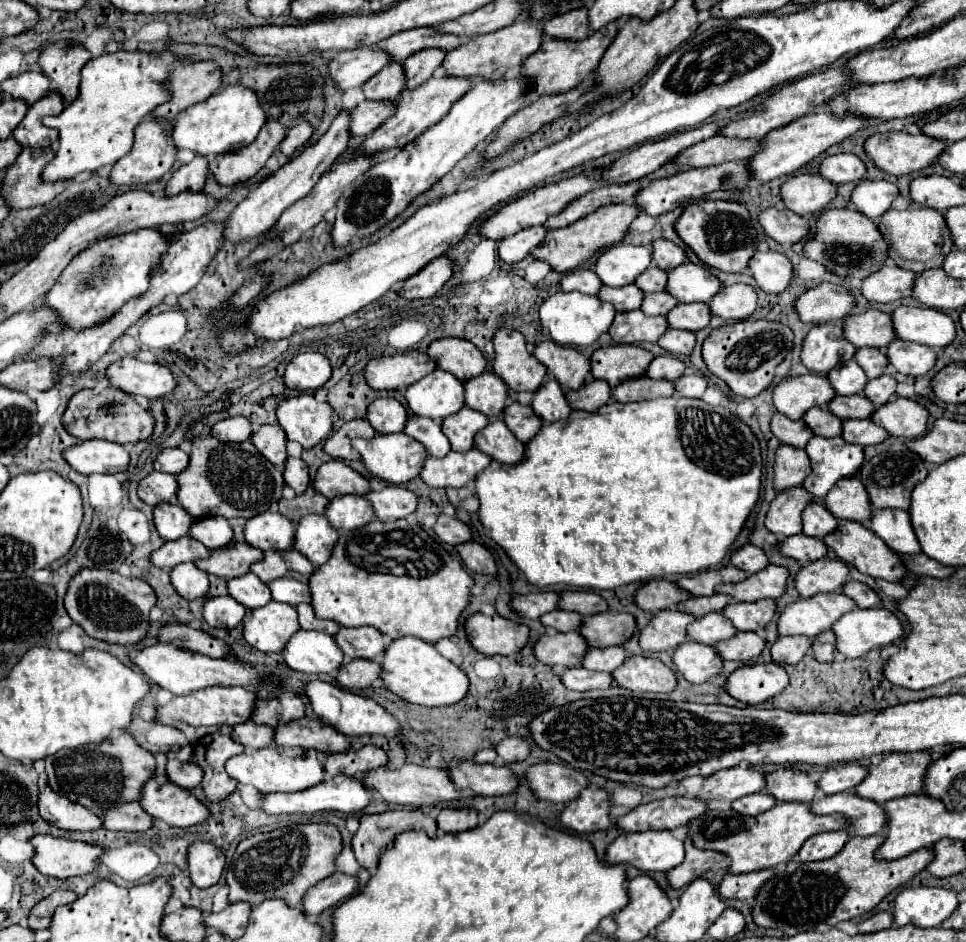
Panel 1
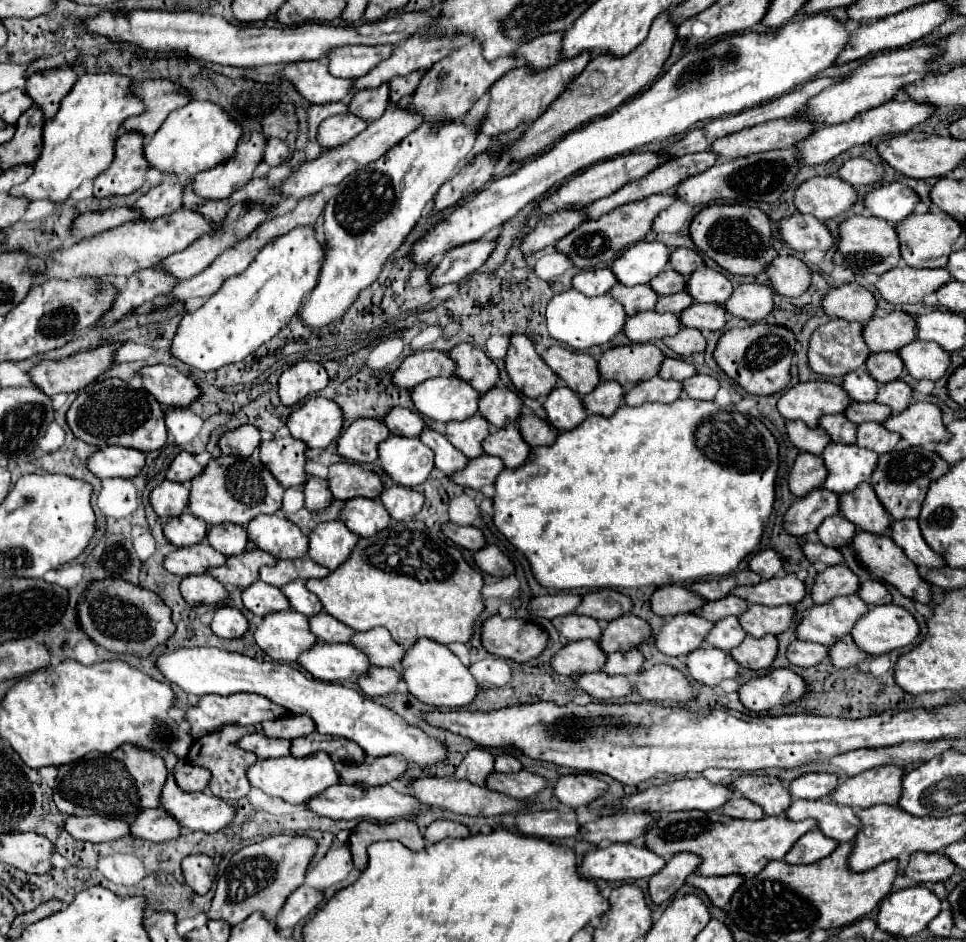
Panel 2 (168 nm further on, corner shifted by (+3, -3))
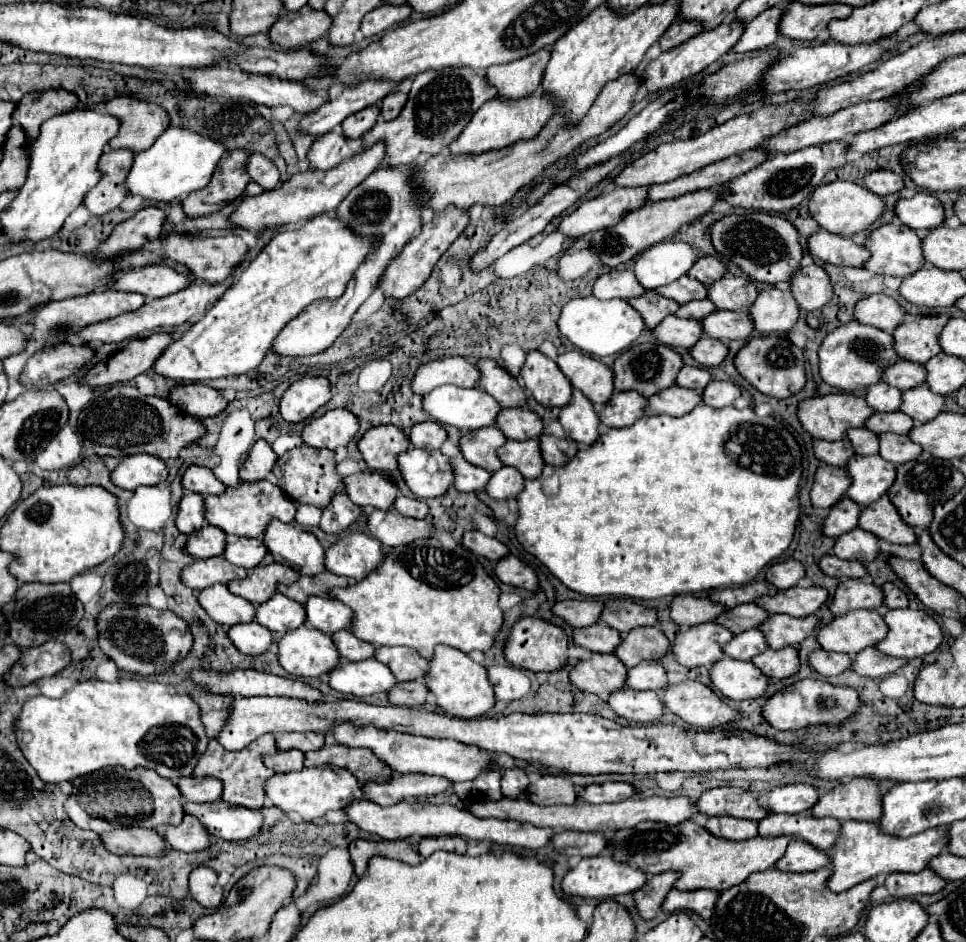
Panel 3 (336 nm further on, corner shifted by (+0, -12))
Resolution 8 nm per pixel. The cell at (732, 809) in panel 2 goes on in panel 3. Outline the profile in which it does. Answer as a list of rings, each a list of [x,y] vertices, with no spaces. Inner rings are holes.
[[[710,816],[706,822],[706,830],[728,840],[744,840],[758,836],[758,822],[740,820],[732,816]]]

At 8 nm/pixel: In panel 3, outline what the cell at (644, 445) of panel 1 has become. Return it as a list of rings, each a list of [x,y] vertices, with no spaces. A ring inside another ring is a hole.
[[[698,404],[692,412],[680,418],[672,416],[642,416],[628,428],[612,428],[606,434],[600,434],[598,440],[588,448],[578,448],[576,456],[564,466],[546,464],[542,474],[534,480],[524,480],[522,492],[516,496],[518,502],[518,520],[514,524],[516,538],[522,548],[536,556],[554,578],[558,578],[566,588],[582,596],[630,596],[638,600],[654,600],[662,596],[676,594],[694,594],[710,588],[722,586],[744,586],[756,578],[756,574],[772,564],[792,542],[794,526],[798,520],[798,482],[802,474],[800,448],[794,436],[786,426],[772,418],[760,418],[752,408],[736,410],[728,408],[710,408]]]

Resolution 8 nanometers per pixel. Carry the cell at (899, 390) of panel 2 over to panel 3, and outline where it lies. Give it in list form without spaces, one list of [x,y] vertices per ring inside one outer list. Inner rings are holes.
[[[926,386],[902,392],[900,412],[908,414],[914,420],[914,424],[924,424],[932,420],[938,412],[942,412],[942,408],[944,408],[944,396],[932,394]]]

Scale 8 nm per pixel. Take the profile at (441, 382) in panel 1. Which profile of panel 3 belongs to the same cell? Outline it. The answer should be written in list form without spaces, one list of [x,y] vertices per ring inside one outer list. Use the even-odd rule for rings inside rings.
[[[452,384],[428,392],[422,406],[438,424],[456,426],[462,432],[494,424],[494,418],[500,412],[500,406],[484,390]]]

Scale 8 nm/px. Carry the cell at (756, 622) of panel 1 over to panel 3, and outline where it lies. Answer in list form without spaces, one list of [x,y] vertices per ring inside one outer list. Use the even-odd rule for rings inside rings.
[[[770,614],[758,628],[766,638],[768,648],[778,650],[782,646],[796,646],[806,636],[814,632],[818,624],[818,618],[806,616],[806,618],[794,618],[788,614]]]

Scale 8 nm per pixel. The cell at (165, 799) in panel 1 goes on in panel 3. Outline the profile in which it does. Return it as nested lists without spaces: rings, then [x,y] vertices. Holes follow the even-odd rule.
[[[222,800],[210,804],[186,802],[184,814],[196,816],[210,836],[222,840],[246,840],[260,830],[264,820],[260,810],[232,806]]]

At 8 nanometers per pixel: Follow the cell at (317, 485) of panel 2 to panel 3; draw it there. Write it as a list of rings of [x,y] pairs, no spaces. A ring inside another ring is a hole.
[[[338,492],[332,496],[330,504],[322,510],[322,518],[320,518],[320,528],[328,534],[338,534],[342,530],[346,530],[358,516],[362,514],[362,508],[354,506],[344,492]]]

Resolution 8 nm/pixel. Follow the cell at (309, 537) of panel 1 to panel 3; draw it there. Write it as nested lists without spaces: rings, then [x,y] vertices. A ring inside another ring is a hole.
[[[350,532],[326,550],[324,568],[352,580],[366,578],[382,562],[382,544],[366,532]]]

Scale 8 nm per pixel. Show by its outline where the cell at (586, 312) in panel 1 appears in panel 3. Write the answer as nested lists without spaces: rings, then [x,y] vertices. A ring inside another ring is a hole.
[[[594,296],[588,298],[574,298],[566,306],[562,306],[562,314],[558,318],[558,330],[566,336],[580,352],[602,358],[610,354],[618,354],[626,350],[644,330],[644,322],[640,314],[626,300],[598,300]]]

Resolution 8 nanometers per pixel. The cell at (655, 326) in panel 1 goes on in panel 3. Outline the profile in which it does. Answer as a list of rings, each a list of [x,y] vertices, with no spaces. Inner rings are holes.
[[[676,316],[664,318],[654,330],[654,338],[670,348],[692,348],[696,340],[702,336],[702,328],[696,320],[684,320]]]

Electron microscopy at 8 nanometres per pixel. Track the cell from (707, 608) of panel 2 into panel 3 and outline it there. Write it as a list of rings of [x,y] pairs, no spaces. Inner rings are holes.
[[[740,604],[734,610],[726,610],[716,618],[716,624],[726,626],[732,634],[740,634],[748,628],[758,628],[760,622],[768,616],[766,610],[762,610],[756,604]]]

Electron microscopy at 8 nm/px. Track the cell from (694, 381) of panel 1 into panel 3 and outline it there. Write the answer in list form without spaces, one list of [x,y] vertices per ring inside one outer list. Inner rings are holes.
[[[712,380],[704,392],[702,392],[702,402],[712,406],[712,408],[726,408],[730,406],[736,398],[740,396],[740,388],[732,382],[716,382]]]

